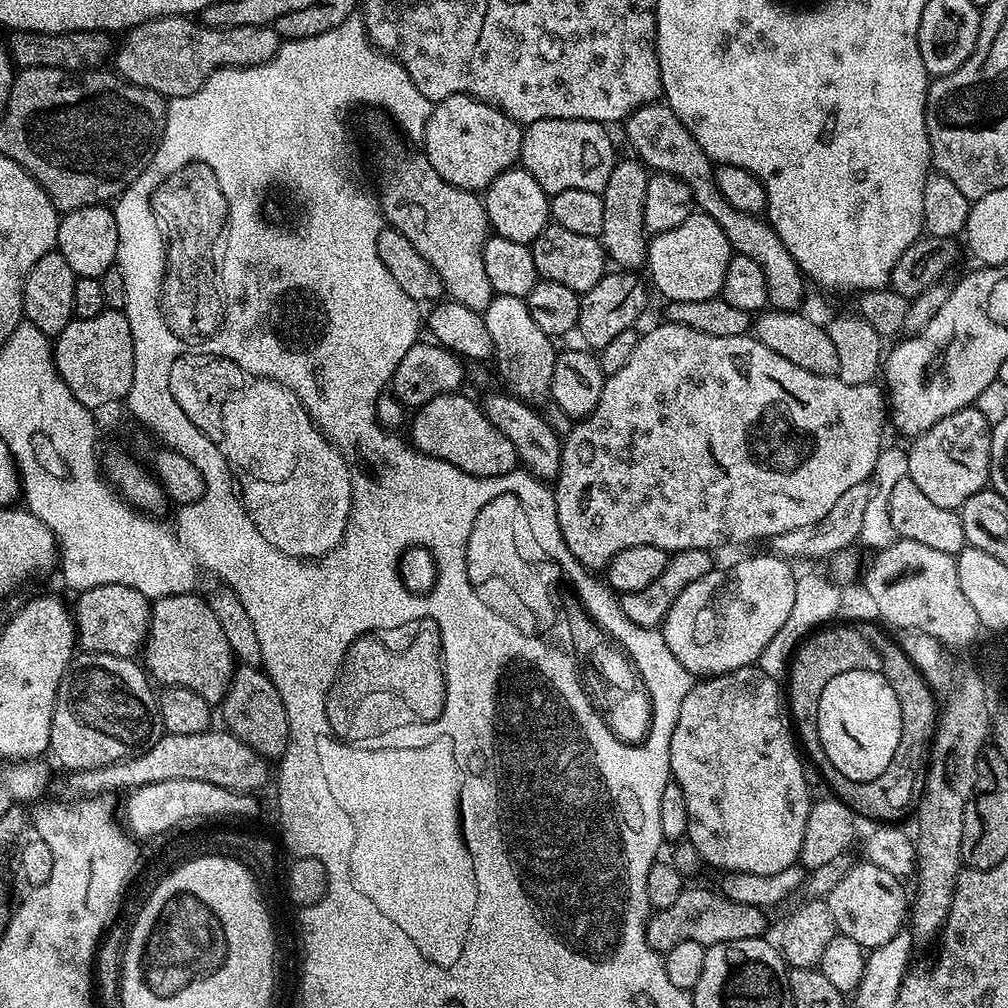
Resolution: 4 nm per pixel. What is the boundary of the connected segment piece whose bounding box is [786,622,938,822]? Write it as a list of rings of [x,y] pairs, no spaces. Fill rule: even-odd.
[[[844,622],[837,623],[835,626],[824,626],[813,631],[797,647],[786,669],[786,681],[788,680],[786,708],[790,713],[790,720],[794,725],[794,732],[798,737],[803,755],[807,757],[810,764],[812,759],[814,767],[821,767],[820,772],[824,775],[825,782],[832,787],[831,795],[843,802],[848,809],[856,813],[857,817],[864,819],[865,816],[866,819],[872,820],[871,822],[900,822],[908,811],[908,815],[913,811],[918,798],[924,794],[924,783],[928,777],[930,745],[932,737],[936,734],[938,712],[920,712],[920,720],[916,720],[916,740],[912,740],[912,732],[902,732],[898,750],[894,750],[894,758],[890,758],[890,766],[886,766],[886,770],[882,770],[878,778],[865,784],[855,784],[850,778],[836,775],[834,766],[825,761],[822,742],[816,733],[818,722],[816,700],[822,694],[826,682],[830,682],[830,678],[838,678],[838,674],[846,674],[846,670],[879,669],[880,655],[875,643],[871,639],[868,641],[856,628],[859,627],[849,626]],[[904,744],[916,744],[916,752],[912,752],[912,748],[904,748]]]

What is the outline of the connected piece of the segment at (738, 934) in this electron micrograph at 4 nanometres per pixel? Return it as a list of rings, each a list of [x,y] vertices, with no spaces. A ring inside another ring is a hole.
[[[685,887],[676,901],[665,908],[657,908],[649,915],[646,942],[658,953],[674,950],[678,942],[698,942],[705,946],[722,942],[738,942],[742,938],[763,937],[768,920],[765,909],[734,902],[719,891],[708,888]]]

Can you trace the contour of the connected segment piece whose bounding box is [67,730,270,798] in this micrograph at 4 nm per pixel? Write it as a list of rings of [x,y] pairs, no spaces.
[[[207,730],[196,734],[164,734],[161,735],[153,744],[149,744],[143,752],[137,756],[131,756],[125,760],[114,762],[110,766],[102,766],[94,770],[85,772],[73,772],[67,778],[68,788],[72,791],[71,795],[76,798],[87,798],[89,796],[103,796],[105,794],[115,793],[115,788],[124,788],[131,790],[141,788],[150,782],[170,782],[170,778],[194,778],[194,782],[210,782],[213,786],[222,786],[226,790],[235,792],[259,793],[259,788],[268,780],[269,761],[265,760],[250,746],[246,746],[238,737],[230,731]]]

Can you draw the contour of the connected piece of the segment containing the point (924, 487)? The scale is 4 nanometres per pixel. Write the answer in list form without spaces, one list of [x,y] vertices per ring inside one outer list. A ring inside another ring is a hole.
[[[969,406],[958,410],[954,414],[942,418],[940,422],[934,422],[934,426],[930,426],[930,430],[926,430],[911,441],[912,448],[907,449],[907,476],[912,479],[914,486],[918,486],[918,490],[922,490],[922,494],[926,494],[926,498],[930,498],[937,506],[959,510],[966,502],[966,498],[985,491],[986,485],[989,483],[991,441],[992,425],[986,418],[982,418],[982,414],[976,407]]]

